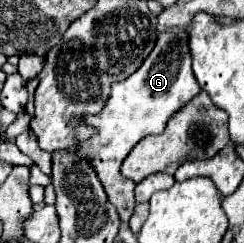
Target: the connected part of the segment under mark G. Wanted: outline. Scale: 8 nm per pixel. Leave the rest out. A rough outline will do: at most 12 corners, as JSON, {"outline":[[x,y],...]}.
{"outline":[[187,31],[151,55],[97,115],[77,155],[95,169],[123,223],[135,183],[119,171],[143,137],[199,93]]}

